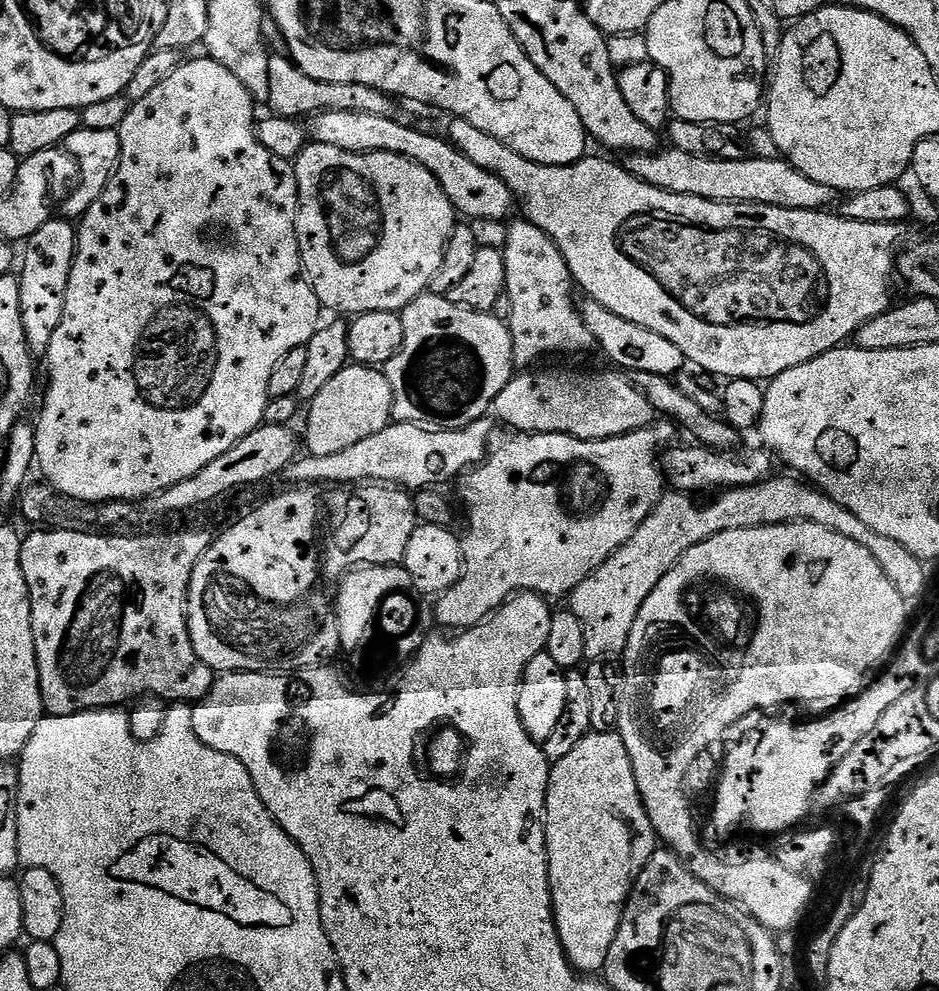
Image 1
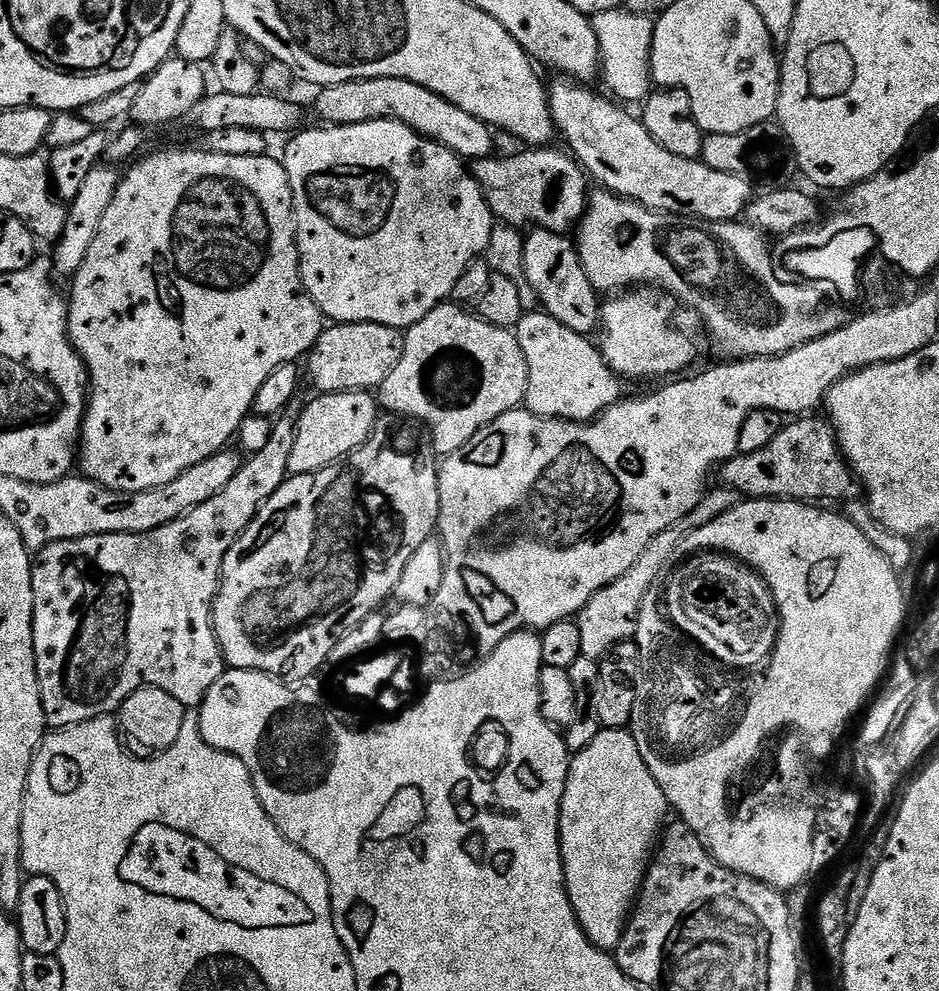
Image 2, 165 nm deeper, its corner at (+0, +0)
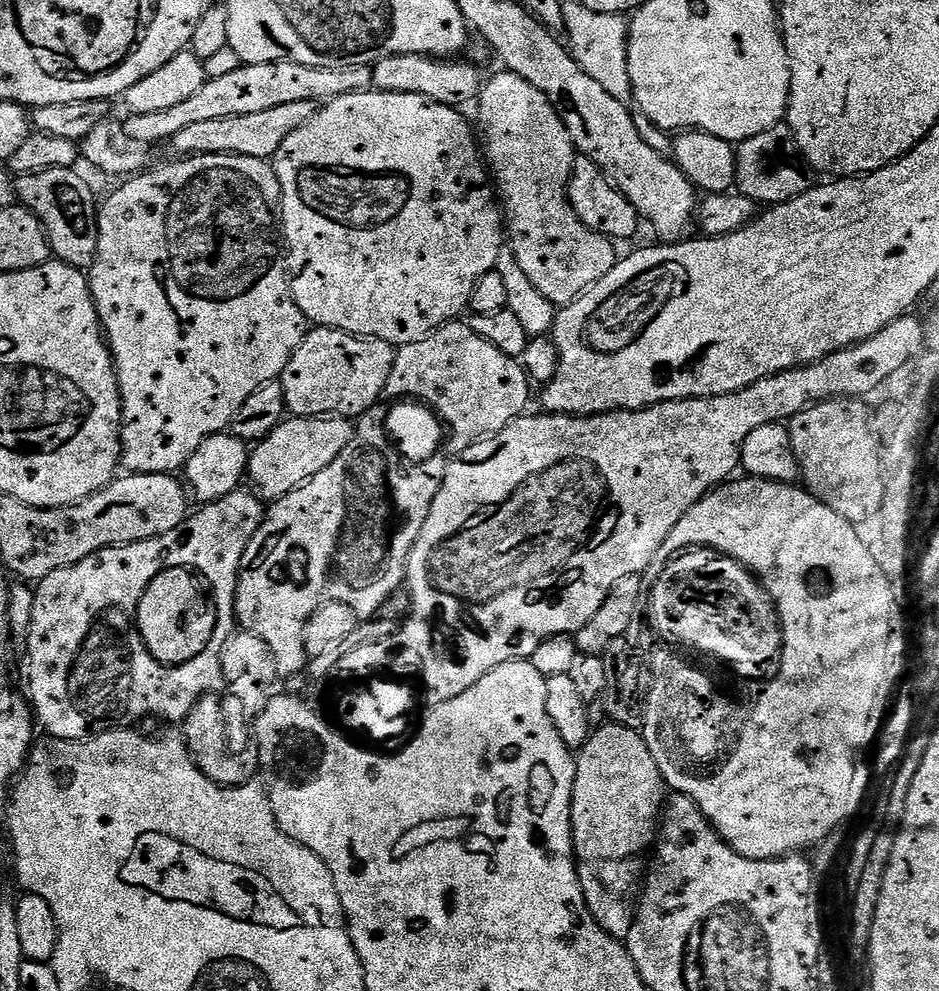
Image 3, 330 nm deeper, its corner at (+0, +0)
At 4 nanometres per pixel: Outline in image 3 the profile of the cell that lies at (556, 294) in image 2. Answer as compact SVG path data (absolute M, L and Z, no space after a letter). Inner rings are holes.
M500 70L497 76L492 76L489 80L487 77L483 81L476 106L475 123L478 125L482 159L490 169L495 191L502 201L506 240L518 258L518 266L526 270L526 278L530 278L530 282L534 282L534 286L538 286L540 293L546 294L552 304L571 304L590 286L594 286L596 280L610 274L617 262L618 253L617 245L609 237L590 230L590 226L581 222L570 206L568 179L574 163L570 134L546 94L530 86L530 82L526 82L526 78L522 78L517 72Z

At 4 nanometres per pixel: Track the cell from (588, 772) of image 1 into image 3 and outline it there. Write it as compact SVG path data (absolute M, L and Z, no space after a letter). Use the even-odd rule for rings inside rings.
M611 722L605 723L605 725L605 728L600 728L597 732L595 729L589 735L588 741L584 743L583 748L579 749L576 756L576 777L574 778L574 790L572 791L572 851L576 858L576 869L582 886L582 894L586 898L586 906L590 910L590 914L594 914L598 926L602 926L602 930L606 930L606 934L610 934L615 940L624 942L627 941L630 934L630 926L634 926L636 921L638 889L642 884L642 860L640 864L640 855L644 851L645 855L653 847L654 837L658 832L658 821L662 815L666 799L666 785L664 783L664 775L660 773L660 767L656 761L657 756L650 754L643 735L637 729L623 728L620 724Z

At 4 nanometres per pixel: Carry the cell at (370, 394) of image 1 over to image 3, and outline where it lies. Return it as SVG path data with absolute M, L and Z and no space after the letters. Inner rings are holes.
M292 416L285 418L269 436L264 437L251 449L248 458L247 479L249 481L252 479L251 487L261 501L280 500L286 494L290 494L292 489L299 488L300 485L306 483L314 474L326 470L326 466L330 466L330 462L334 462L334 458L338 458L338 454L342 454L342 450L352 440L353 435L353 421L346 416Z

